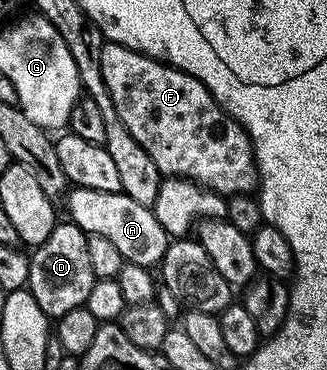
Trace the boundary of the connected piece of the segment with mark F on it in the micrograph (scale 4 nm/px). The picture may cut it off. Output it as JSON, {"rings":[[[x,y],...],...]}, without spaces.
{"rings":[[[110,41],[104,42],[101,49],[101,77],[105,77],[105,89],[109,89],[109,97],[113,97],[117,117],[121,117],[125,129],[133,133],[137,145],[153,157],[153,165],[157,165],[160,175],[192,179],[206,191],[224,197],[251,195],[258,188],[259,170],[255,164],[255,146],[251,144],[251,136],[232,115],[223,110],[201,81],[159,59]]]}

